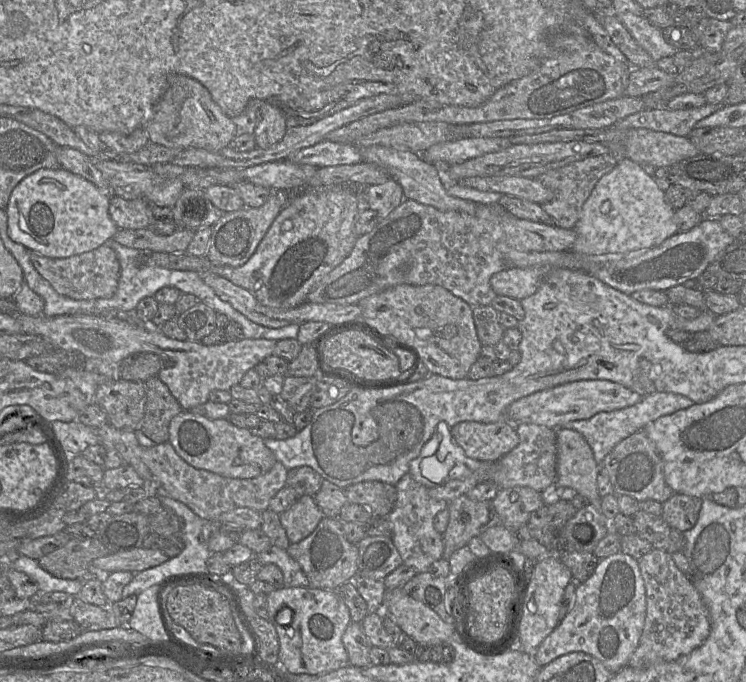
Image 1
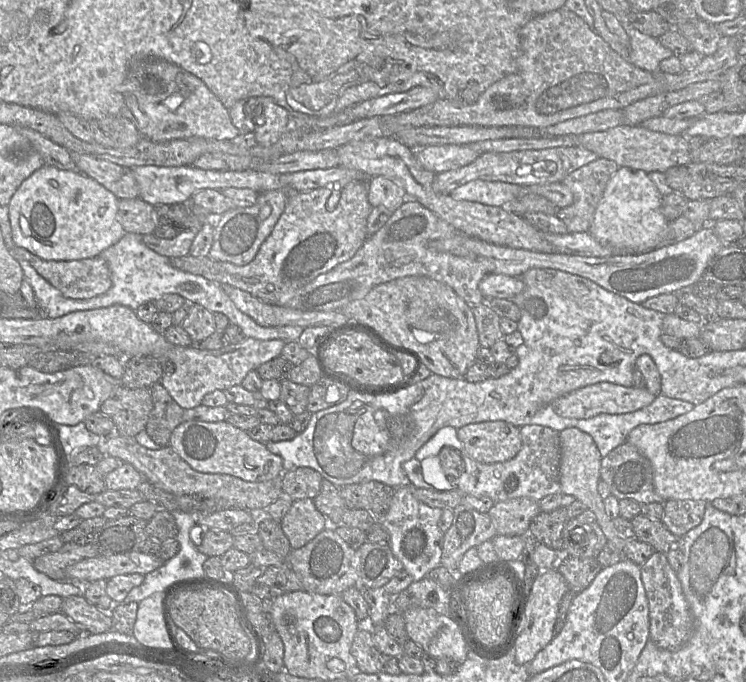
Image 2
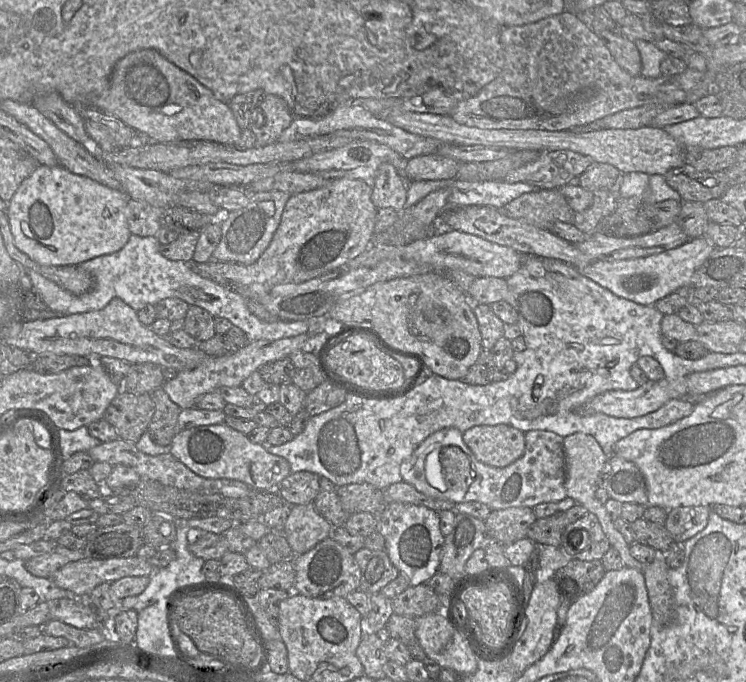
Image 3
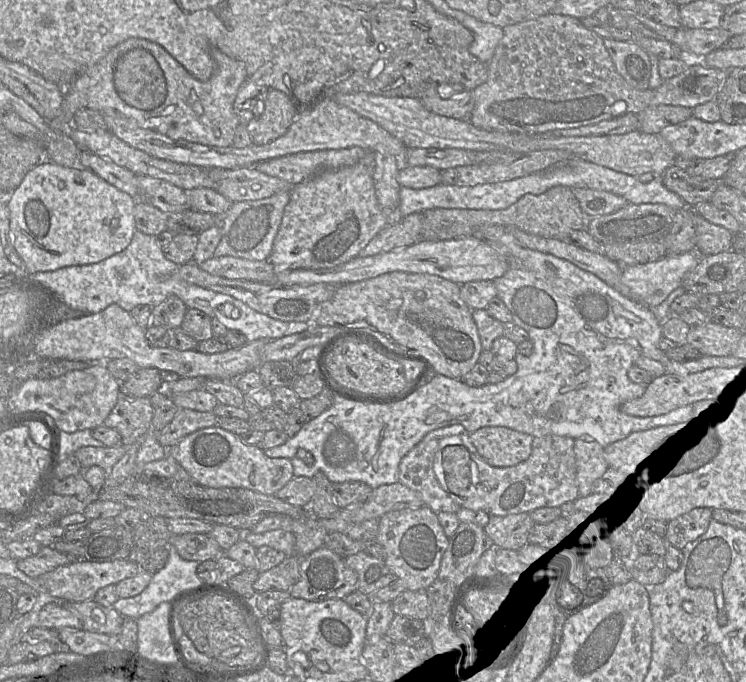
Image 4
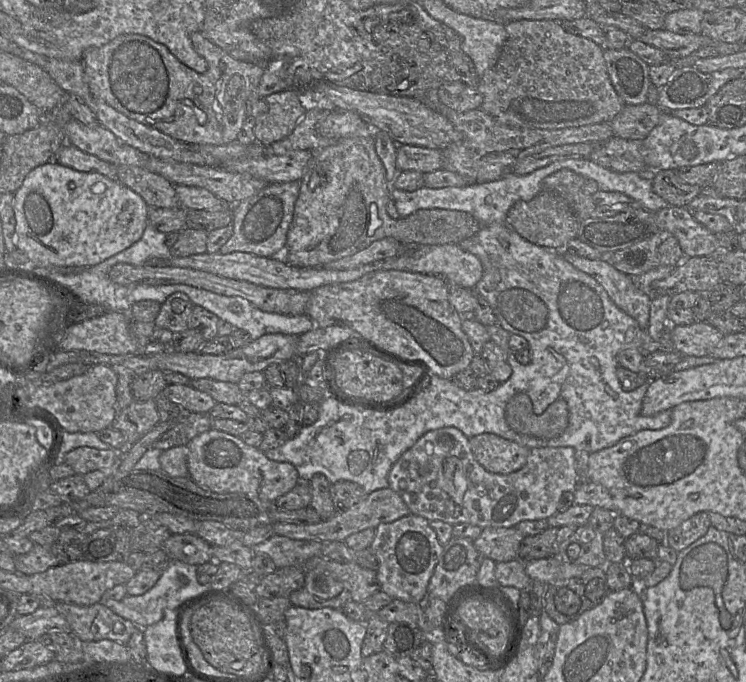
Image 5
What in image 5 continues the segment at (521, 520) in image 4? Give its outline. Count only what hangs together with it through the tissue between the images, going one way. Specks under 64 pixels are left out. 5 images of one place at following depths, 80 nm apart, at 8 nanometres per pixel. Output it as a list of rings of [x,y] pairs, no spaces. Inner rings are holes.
[[[487,527],[474,541],[474,546],[484,558],[509,562],[518,558],[519,548],[525,536],[516,527]]]

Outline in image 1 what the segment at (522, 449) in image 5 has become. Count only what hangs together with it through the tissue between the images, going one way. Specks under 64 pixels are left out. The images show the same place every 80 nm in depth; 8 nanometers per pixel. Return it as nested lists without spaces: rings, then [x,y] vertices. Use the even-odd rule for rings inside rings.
[[[508,420],[493,423],[464,421],[451,427],[450,431],[465,455],[479,461],[497,461],[519,443],[516,427]]]

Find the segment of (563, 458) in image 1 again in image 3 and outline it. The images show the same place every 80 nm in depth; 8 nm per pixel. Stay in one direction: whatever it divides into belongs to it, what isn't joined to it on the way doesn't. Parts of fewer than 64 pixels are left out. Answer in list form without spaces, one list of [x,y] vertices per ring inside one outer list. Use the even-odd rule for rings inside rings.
[[[580,432],[564,437],[563,449],[566,465],[565,489],[567,497],[574,499],[576,503],[584,506],[588,512],[597,516],[610,545],[618,551],[626,567],[643,571],[645,565],[637,561],[631,555],[630,545],[625,541],[623,535],[615,528],[614,522],[605,505],[602,504],[595,496],[596,489],[598,488],[598,478],[609,457],[603,452],[601,446],[593,436]]]

